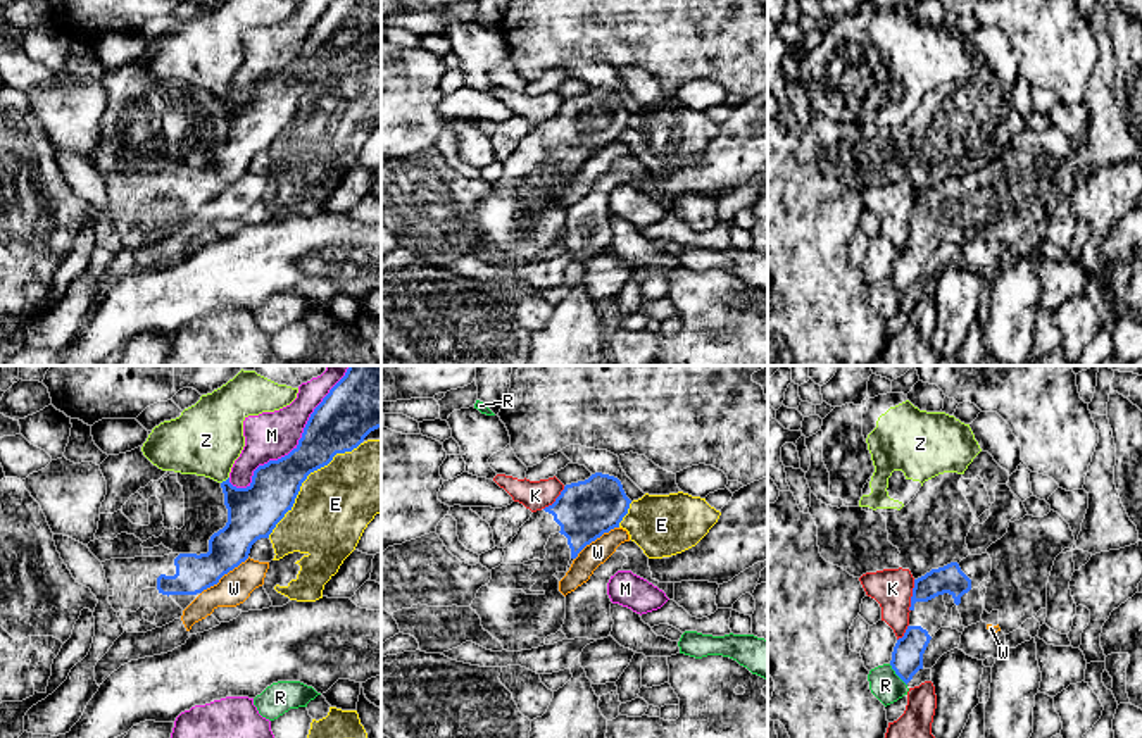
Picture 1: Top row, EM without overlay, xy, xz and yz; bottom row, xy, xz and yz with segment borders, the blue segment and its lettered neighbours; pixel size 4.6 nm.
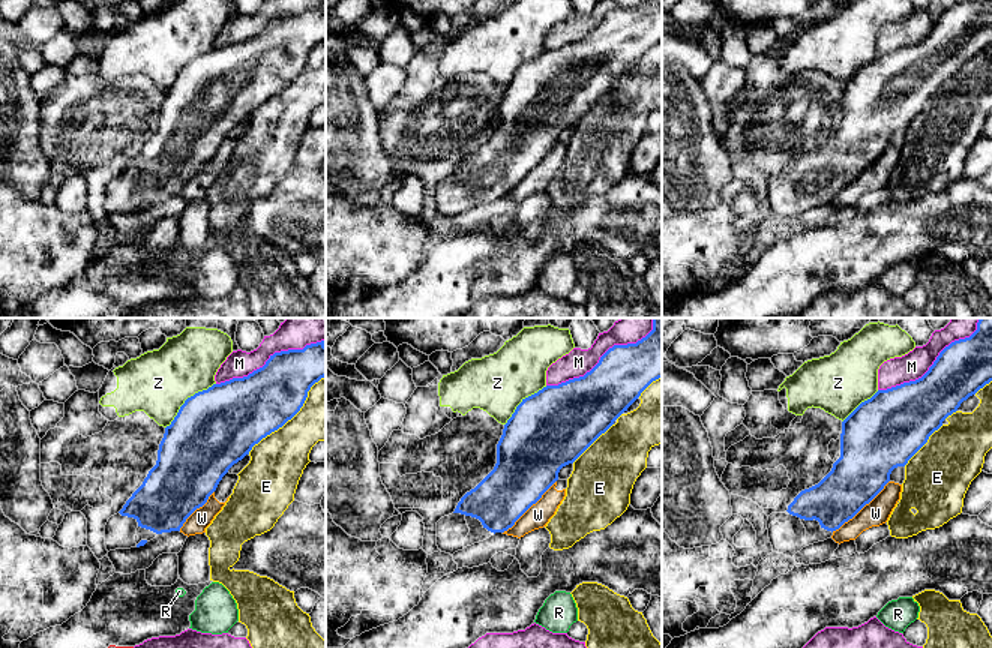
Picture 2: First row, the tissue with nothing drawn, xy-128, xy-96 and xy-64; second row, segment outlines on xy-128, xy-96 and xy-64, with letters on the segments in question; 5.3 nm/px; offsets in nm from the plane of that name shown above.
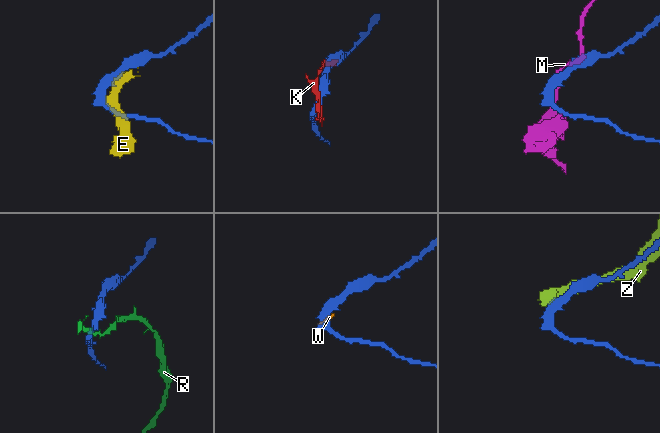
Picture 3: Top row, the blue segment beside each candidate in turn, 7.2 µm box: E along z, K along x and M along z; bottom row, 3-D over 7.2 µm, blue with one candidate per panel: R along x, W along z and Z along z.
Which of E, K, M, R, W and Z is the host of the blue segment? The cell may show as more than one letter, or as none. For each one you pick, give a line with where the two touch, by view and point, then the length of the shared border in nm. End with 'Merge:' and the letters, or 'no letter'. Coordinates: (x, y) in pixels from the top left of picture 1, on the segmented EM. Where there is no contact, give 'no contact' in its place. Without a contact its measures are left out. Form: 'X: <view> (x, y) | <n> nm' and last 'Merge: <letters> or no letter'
Merge: no letter

